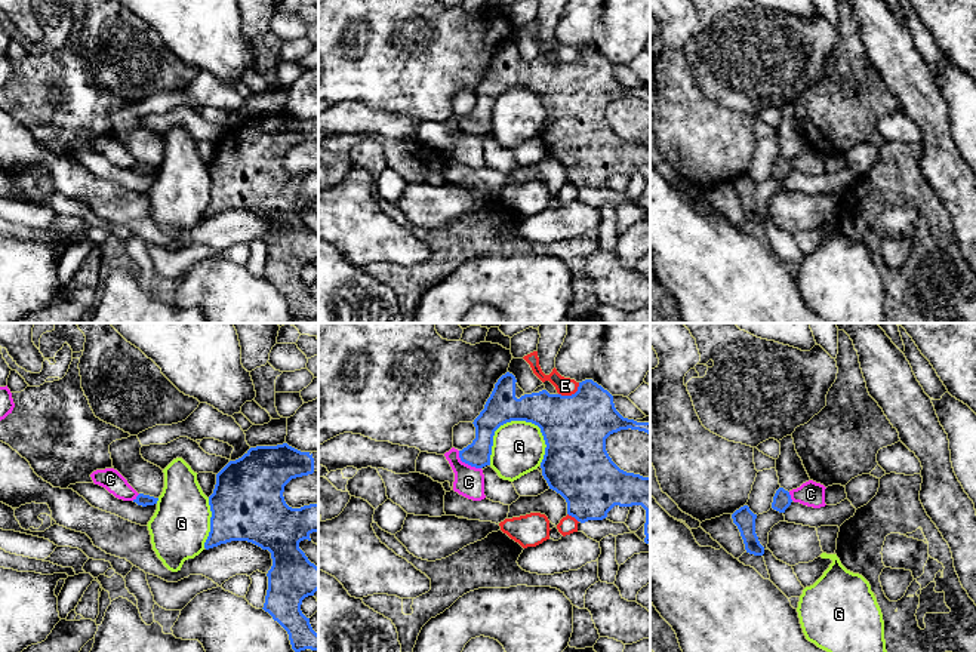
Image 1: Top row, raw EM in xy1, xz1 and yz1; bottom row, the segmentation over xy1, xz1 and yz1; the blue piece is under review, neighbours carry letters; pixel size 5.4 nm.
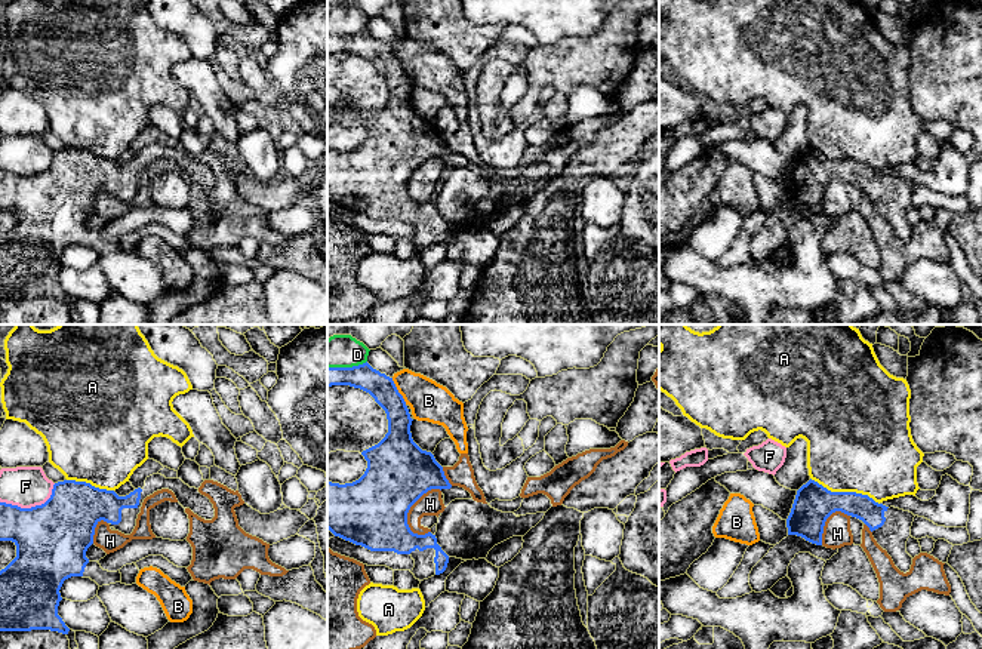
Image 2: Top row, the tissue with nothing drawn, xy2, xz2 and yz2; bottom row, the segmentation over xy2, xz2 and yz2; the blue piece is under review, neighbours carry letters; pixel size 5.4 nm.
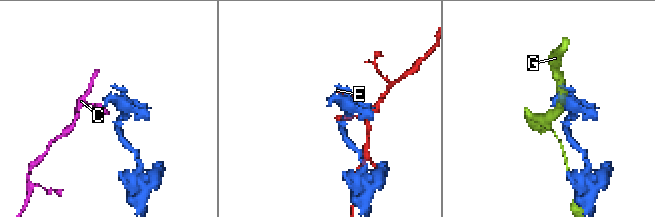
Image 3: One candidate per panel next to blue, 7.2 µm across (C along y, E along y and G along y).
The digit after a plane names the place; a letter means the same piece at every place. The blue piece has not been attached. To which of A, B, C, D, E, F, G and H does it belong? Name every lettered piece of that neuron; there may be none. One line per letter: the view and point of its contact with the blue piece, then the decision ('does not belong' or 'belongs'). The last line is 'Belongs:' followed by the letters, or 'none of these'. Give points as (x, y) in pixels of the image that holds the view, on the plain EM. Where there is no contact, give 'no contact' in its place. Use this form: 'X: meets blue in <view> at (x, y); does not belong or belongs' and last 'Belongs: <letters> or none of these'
A: meets blue in yz2 at (844, 160); does not belong
B: meets blue in xz2 at (397, 60); does not belong
C: meets blue in xz1 at (467, 131); does not belong
D: meets blue in xz2 at (347, 36); does not belong
E: meets blue in xz1 at (572, 62); does not belong
F: meets blue in xy2 at (31, 175); does not belong
G: meets blue in xz1 at (501, 92); does not belong
H: meets blue in xz2 at (411, 174); does not belong
Belongs: none of these

